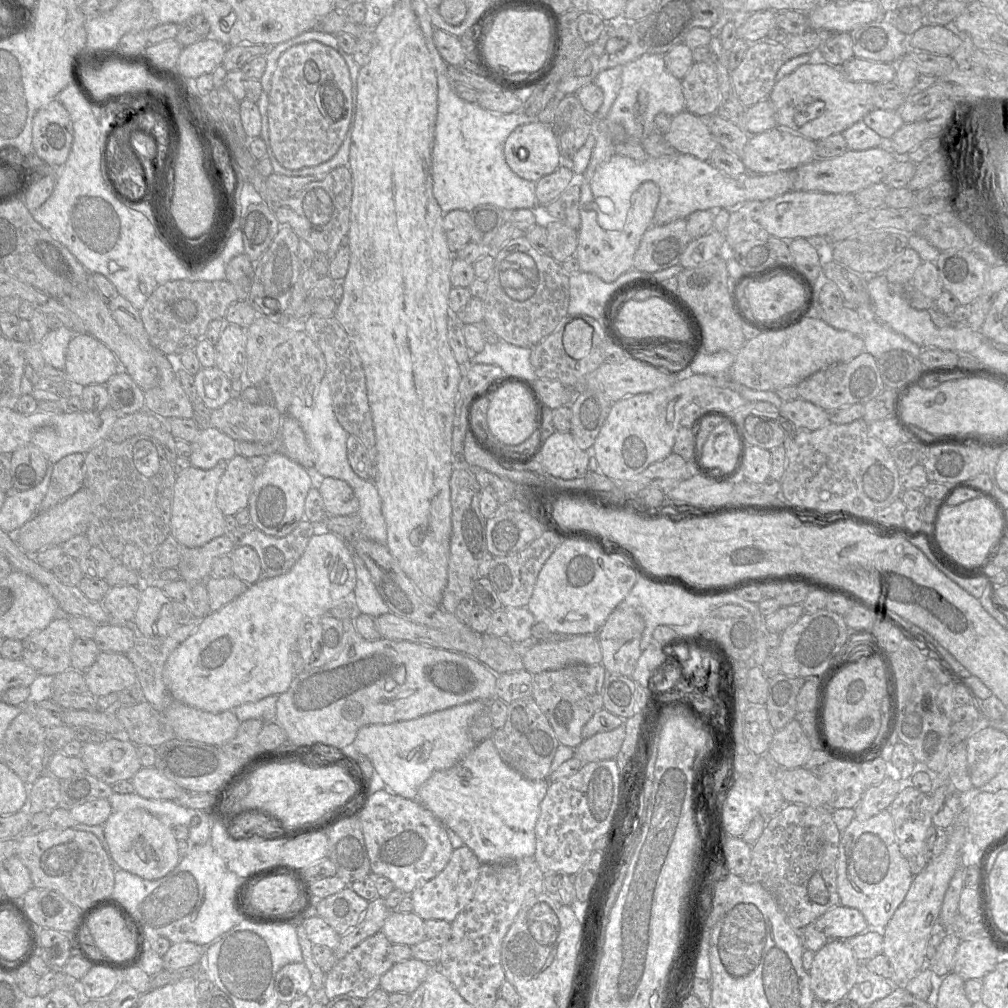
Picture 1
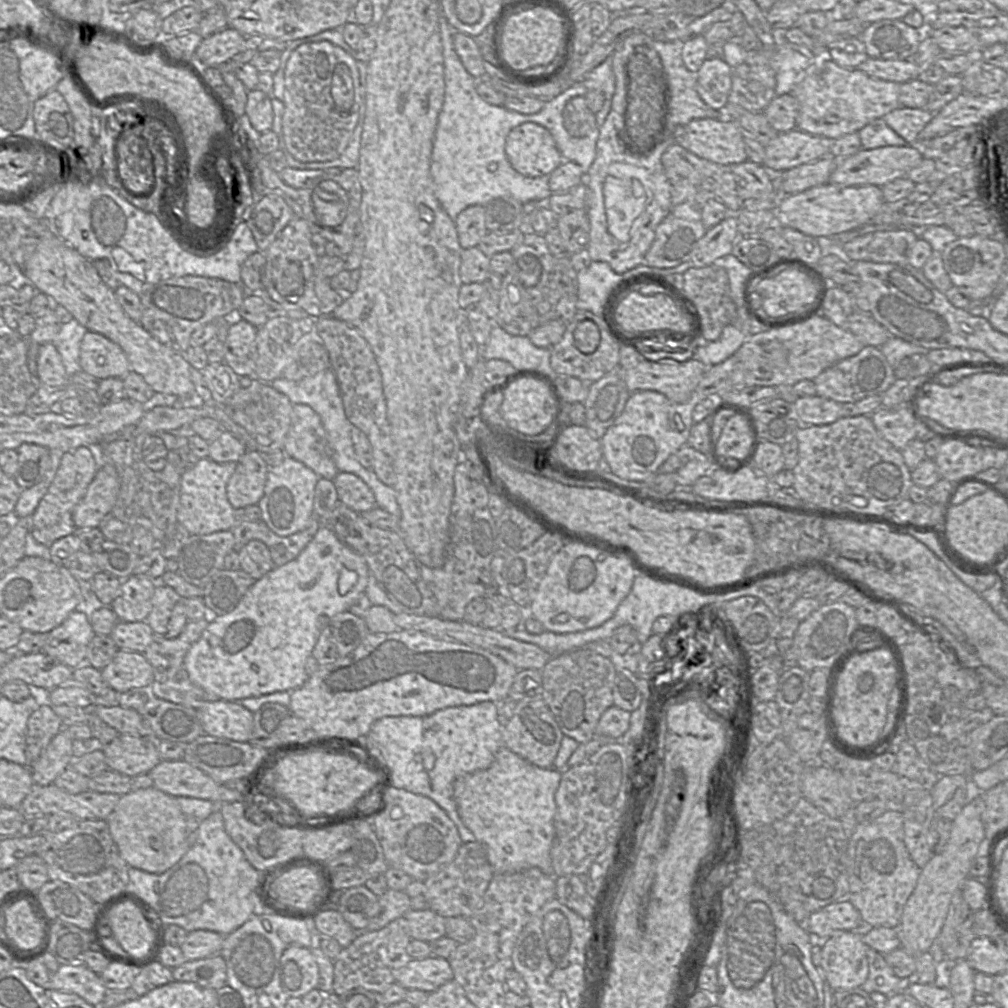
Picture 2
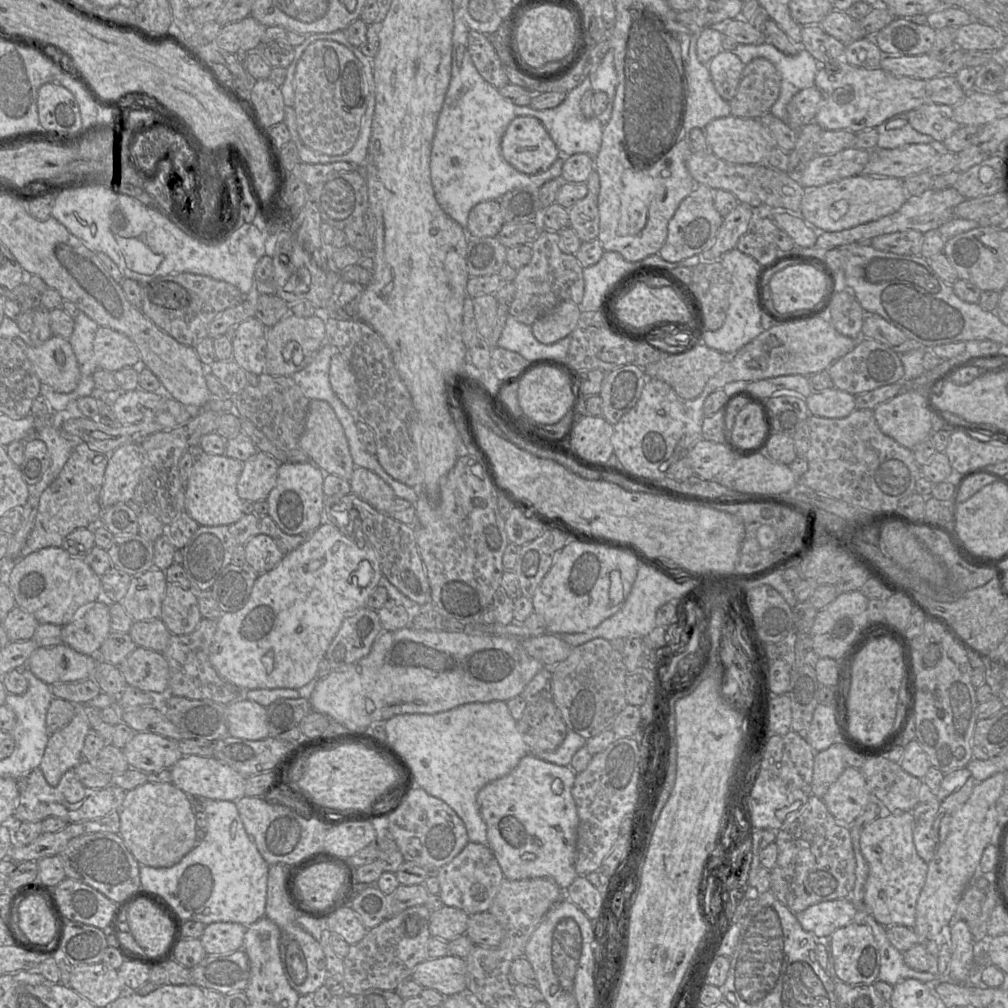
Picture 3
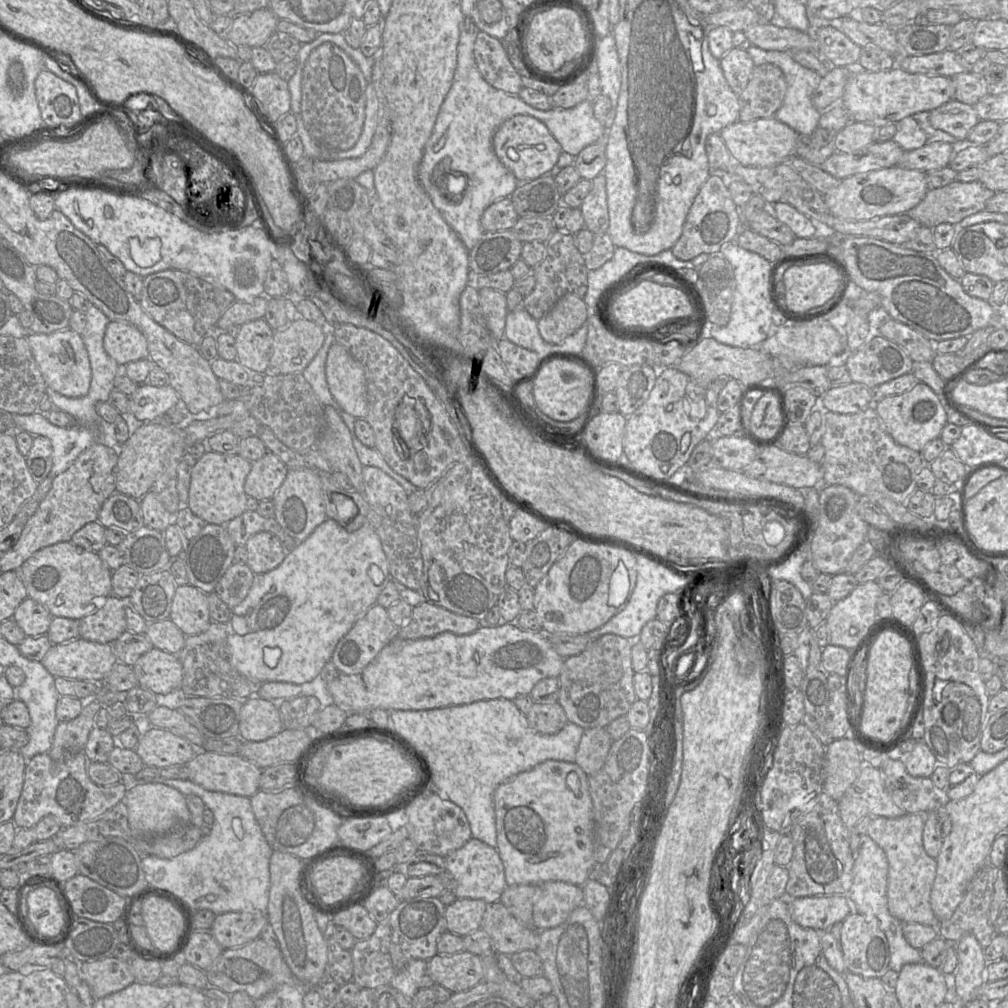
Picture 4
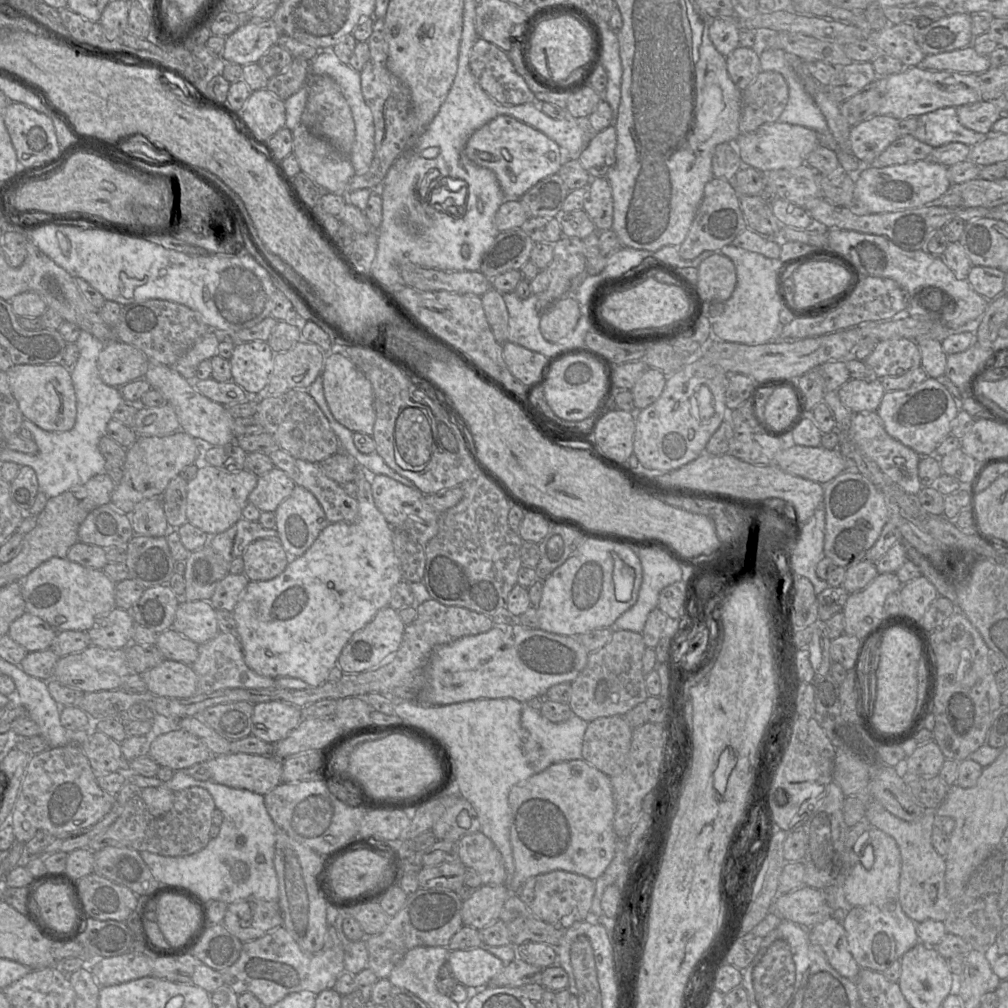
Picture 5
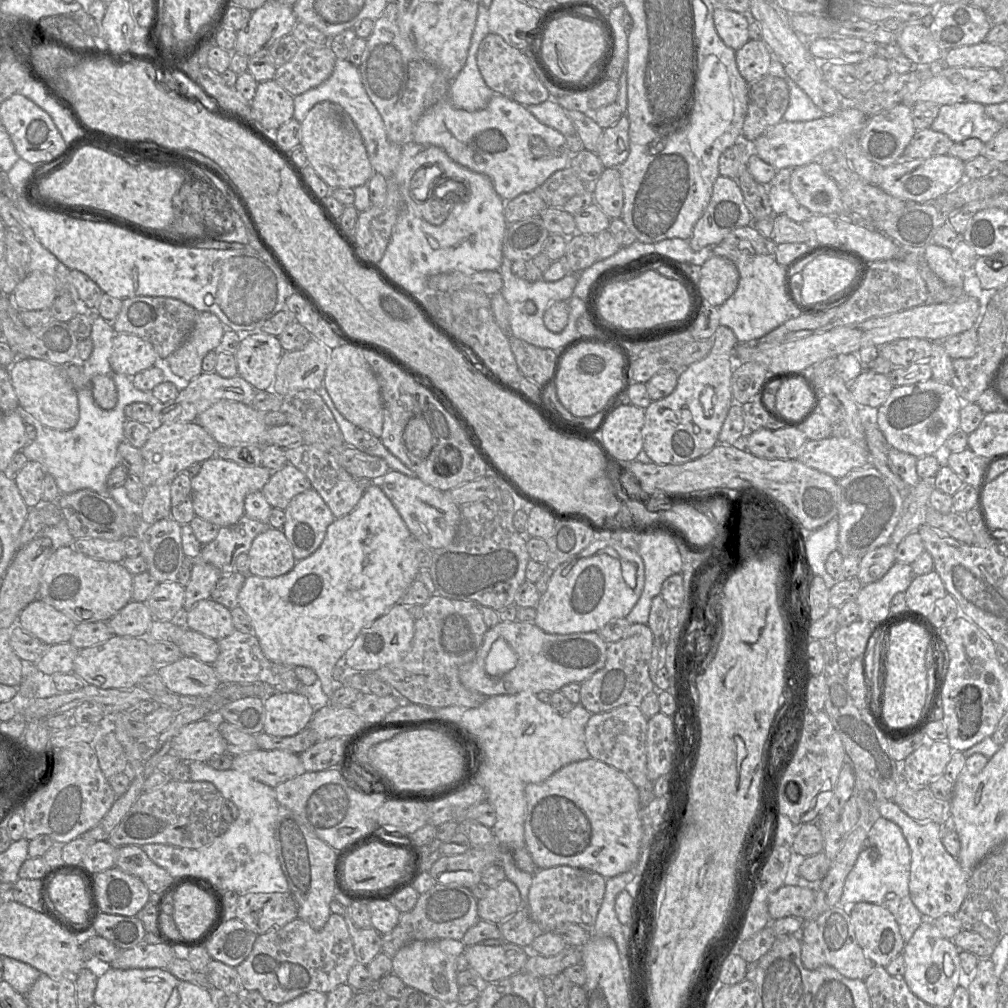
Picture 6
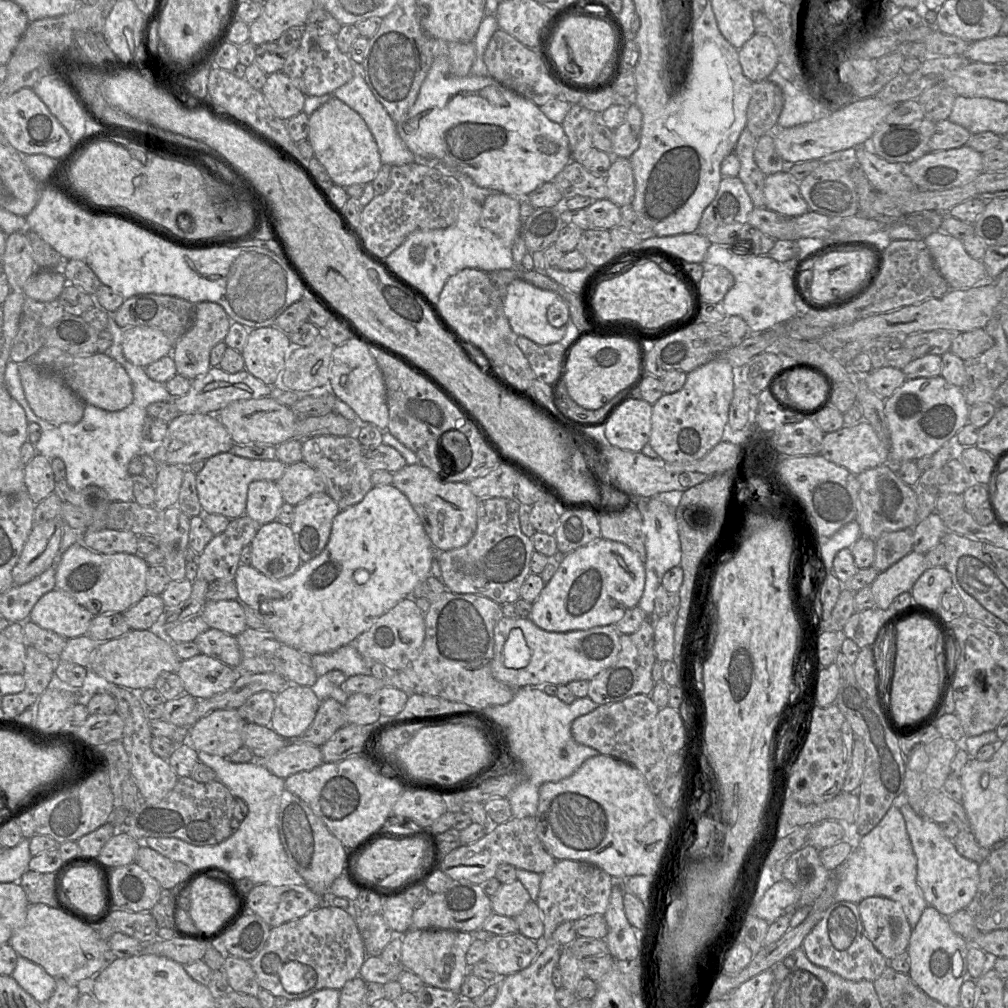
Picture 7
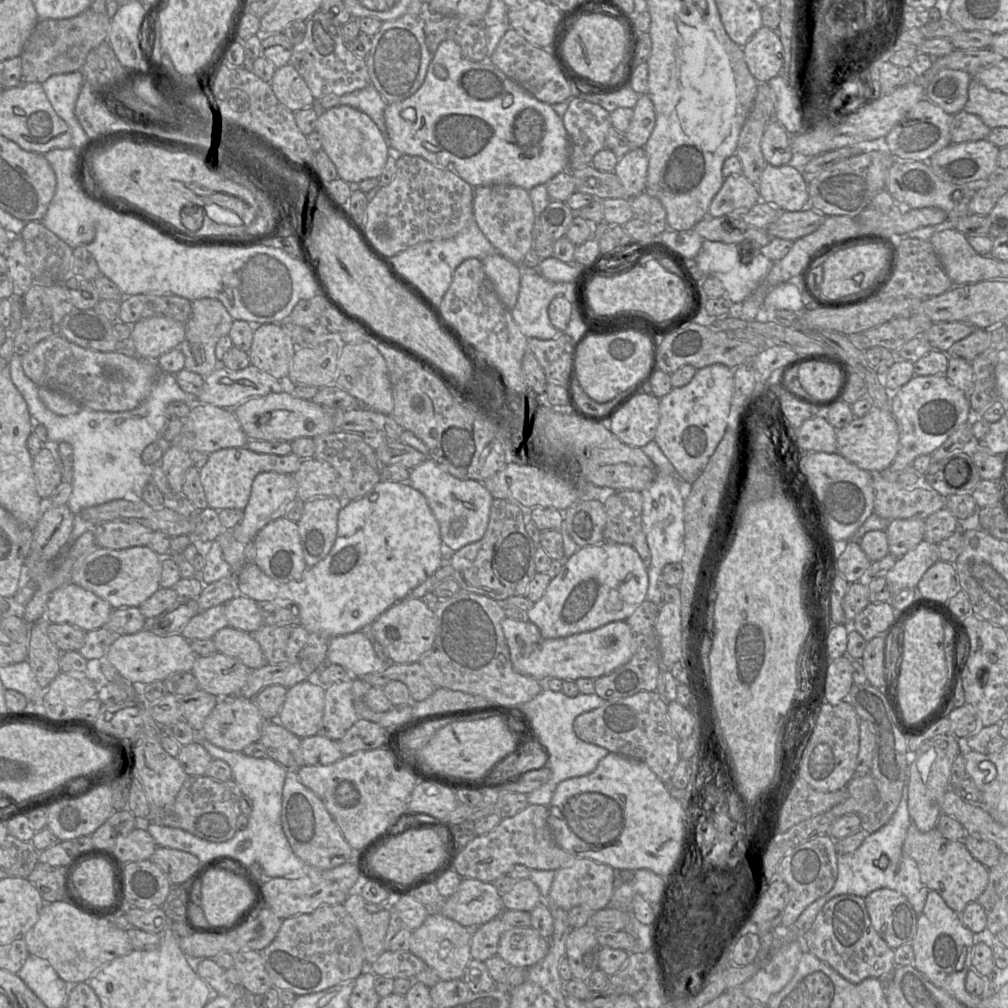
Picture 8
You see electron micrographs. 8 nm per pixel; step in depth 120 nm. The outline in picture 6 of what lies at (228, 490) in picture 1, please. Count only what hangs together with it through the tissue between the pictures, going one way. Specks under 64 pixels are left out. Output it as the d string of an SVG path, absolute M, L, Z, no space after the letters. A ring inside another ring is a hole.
M287 463L281 469L273 471L261 492L273 508L284 510L296 495L309 489L312 489L312 485L307 476Z

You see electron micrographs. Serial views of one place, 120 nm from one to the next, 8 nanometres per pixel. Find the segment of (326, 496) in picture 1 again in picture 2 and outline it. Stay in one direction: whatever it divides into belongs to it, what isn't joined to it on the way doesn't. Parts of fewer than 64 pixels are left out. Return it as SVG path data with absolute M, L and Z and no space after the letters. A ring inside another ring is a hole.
M339 472L332 481L339 501L355 512L362 513L377 507L374 493L357 475Z

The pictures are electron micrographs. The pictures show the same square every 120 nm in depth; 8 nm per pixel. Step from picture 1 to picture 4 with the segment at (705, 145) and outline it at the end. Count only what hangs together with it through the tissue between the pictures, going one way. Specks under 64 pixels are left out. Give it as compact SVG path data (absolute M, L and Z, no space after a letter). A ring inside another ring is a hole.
M774 117L749 122L736 121L723 128L719 134L734 161L747 167L772 167L796 155L798 133Z

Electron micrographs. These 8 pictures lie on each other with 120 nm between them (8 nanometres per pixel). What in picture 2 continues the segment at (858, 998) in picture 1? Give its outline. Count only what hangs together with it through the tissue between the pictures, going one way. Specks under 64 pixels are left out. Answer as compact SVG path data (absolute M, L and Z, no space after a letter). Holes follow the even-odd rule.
M867 948L869 974L867 980L860 986L867 993L880 992L887 997L903 992L914 983L914 976L900 978L895 975L884 959L884 954Z

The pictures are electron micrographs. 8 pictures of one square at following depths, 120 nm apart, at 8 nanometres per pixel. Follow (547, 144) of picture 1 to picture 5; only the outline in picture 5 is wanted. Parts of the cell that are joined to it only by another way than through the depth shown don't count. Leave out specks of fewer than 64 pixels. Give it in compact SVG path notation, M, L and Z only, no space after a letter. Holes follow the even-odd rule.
M500 114L469 138L465 153L476 164L491 169L508 199L521 197L563 166L560 146L543 132L508 114Z

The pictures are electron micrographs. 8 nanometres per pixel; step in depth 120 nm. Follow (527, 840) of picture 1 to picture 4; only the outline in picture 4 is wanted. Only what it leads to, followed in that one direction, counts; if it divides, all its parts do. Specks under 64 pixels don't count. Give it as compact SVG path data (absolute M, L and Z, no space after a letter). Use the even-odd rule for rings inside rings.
M546 760L532 769L521 772L500 784L494 791L493 804L496 819L497 851L504 865L507 886L541 885L547 881L562 881L576 886L582 886L587 881L596 865L594 858L594 811L590 795L589 776L579 765L575 762Z

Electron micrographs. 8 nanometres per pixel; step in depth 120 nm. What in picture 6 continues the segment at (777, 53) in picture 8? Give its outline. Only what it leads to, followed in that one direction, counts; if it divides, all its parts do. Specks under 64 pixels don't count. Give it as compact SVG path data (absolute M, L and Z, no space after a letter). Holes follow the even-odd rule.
M749 40L735 52L739 73L748 84L768 74L772 55L763 40Z

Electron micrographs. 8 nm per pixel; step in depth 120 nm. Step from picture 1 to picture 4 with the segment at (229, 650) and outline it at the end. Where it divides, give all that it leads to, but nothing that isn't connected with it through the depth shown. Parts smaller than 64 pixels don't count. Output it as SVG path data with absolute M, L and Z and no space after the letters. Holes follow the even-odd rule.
M328 518L320 524L314 532L298 546L289 552L284 561L275 569L261 574L255 574L251 589L245 600L233 609L233 615L227 622L228 647L232 665L244 676L265 682L288 682L293 684L304 684L311 682L317 677L325 664L331 660L337 643L352 628L355 622L363 617L367 611L377 603L377 598L386 584L394 580L390 573L390 566L387 556L384 552L379 536L369 525L363 525L355 531L348 531L345 526L339 524L333 519ZM371 565L379 566L384 572L384 582L380 585L373 583L368 571Z

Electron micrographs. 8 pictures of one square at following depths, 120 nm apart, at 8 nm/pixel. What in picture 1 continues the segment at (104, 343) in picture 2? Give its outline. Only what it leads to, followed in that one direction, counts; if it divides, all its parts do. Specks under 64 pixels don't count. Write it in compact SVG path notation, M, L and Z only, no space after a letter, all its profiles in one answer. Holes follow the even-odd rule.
M75 334L70 340L63 369L68 380L81 387L105 385L120 369L114 353L91 334Z

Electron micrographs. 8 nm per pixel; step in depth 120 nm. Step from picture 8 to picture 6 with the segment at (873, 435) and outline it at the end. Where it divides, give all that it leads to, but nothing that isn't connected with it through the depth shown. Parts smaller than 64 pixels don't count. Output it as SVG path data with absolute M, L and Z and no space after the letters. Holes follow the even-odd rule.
M830 436L820 440L808 440L800 449L797 460L840 479L854 469L869 465L870 455L865 446L854 442L849 436Z

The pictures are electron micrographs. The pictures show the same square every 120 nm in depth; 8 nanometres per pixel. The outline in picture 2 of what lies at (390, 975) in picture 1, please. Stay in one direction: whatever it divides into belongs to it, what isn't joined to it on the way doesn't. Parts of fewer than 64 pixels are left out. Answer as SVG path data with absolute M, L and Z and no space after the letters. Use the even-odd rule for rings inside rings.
M428 957L412 959L397 971L395 982L406 989L416 989L428 993L453 980L454 974L447 959Z

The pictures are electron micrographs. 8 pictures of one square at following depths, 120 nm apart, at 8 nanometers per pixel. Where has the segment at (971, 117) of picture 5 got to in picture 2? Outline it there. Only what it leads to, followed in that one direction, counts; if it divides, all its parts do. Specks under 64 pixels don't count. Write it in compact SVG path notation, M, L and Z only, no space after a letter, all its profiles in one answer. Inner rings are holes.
M899 107L882 119L908 144L918 144L918 135L932 120L935 113L919 108Z

